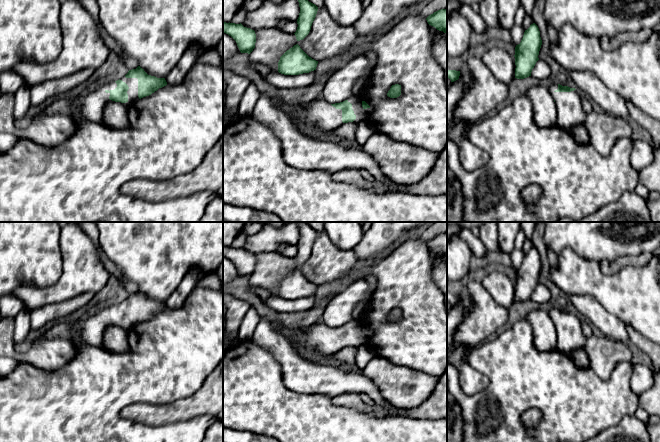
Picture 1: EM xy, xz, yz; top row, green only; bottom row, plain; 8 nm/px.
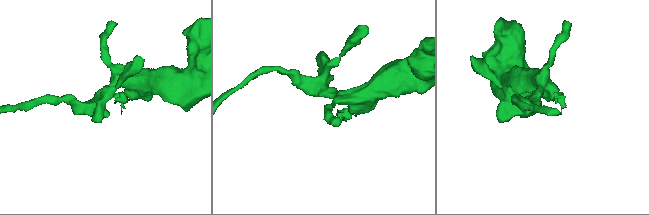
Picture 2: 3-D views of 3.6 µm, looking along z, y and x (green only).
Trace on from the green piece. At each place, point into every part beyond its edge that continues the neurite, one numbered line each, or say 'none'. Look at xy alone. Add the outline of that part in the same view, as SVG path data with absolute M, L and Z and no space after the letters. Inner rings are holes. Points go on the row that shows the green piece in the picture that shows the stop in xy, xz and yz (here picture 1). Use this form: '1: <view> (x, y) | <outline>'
1: xy (132, 83) | M125 76L120 78L123 82L125 82L129 89L127 91L128 94L128 101L126 103L123 103L127 107L129 107L132 103L139 100L138 97L138 79L137 78L126 78Z

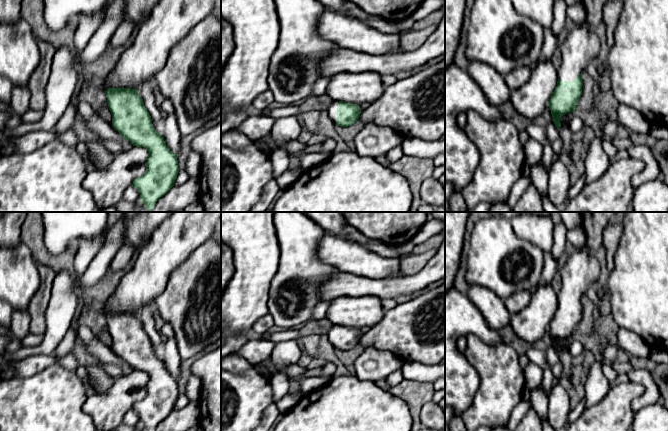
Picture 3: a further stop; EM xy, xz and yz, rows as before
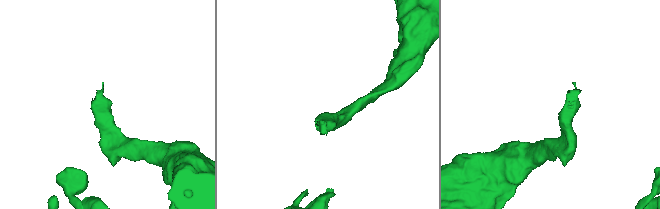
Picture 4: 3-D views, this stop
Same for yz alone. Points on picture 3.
1: yz (582, 46) | M577 24L562 45L562 63L558 78L572 81L577 78L587 65L595 60L601 49L600 39L588 24Z

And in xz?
1: xz (332, 110) | M334 101L330 107L328 108L328 115L330 119L336 124L337 123L337 107L338 107L339 101Z

